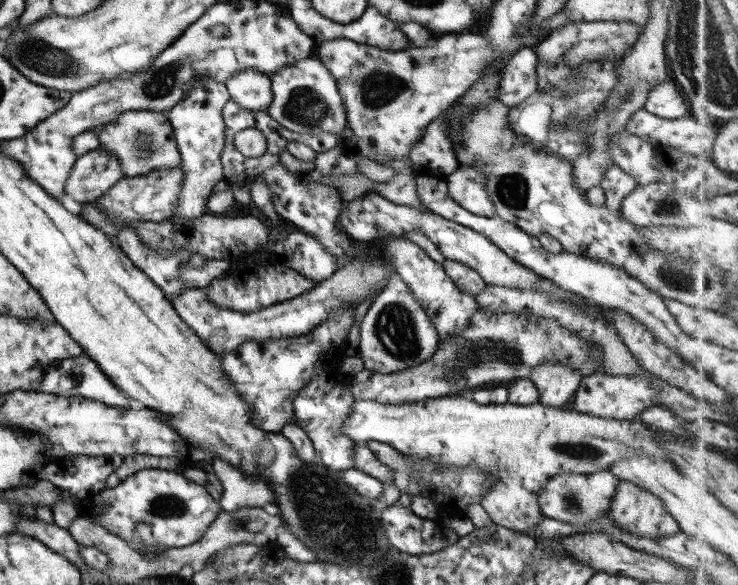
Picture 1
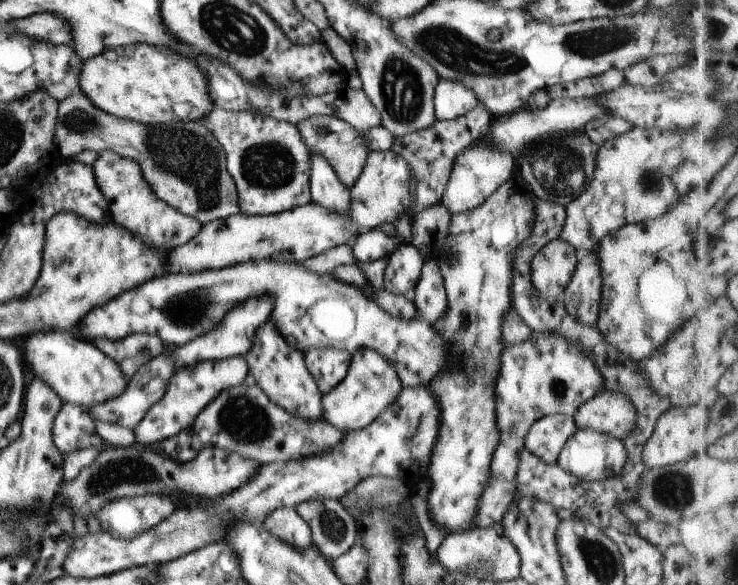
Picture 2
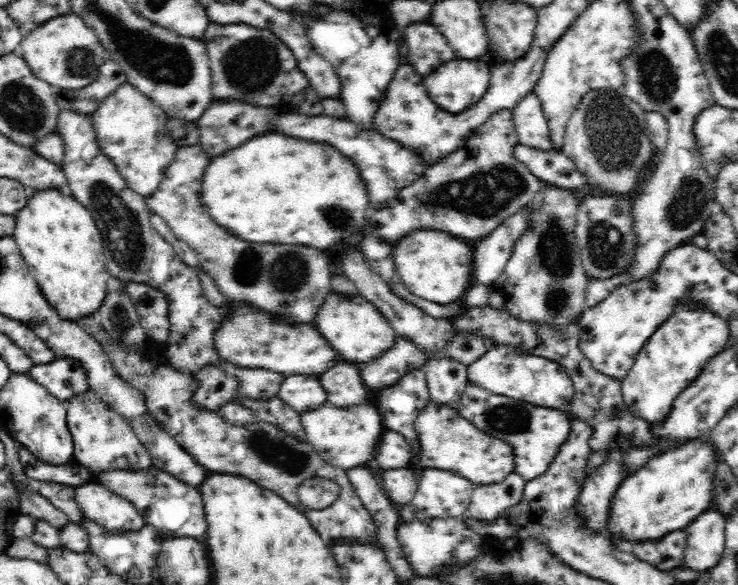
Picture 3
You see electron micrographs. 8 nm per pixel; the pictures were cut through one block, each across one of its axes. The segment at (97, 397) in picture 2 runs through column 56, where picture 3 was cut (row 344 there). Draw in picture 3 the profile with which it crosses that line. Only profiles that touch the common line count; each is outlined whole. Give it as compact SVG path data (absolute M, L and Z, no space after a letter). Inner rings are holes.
M332 292L321 304L315 318L314 327L320 335L328 341L332 348L338 350L339 356L352 360L360 367L374 362L383 356L396 344L395 330L386 320L386 317L370 301L361 295L348 296Z

